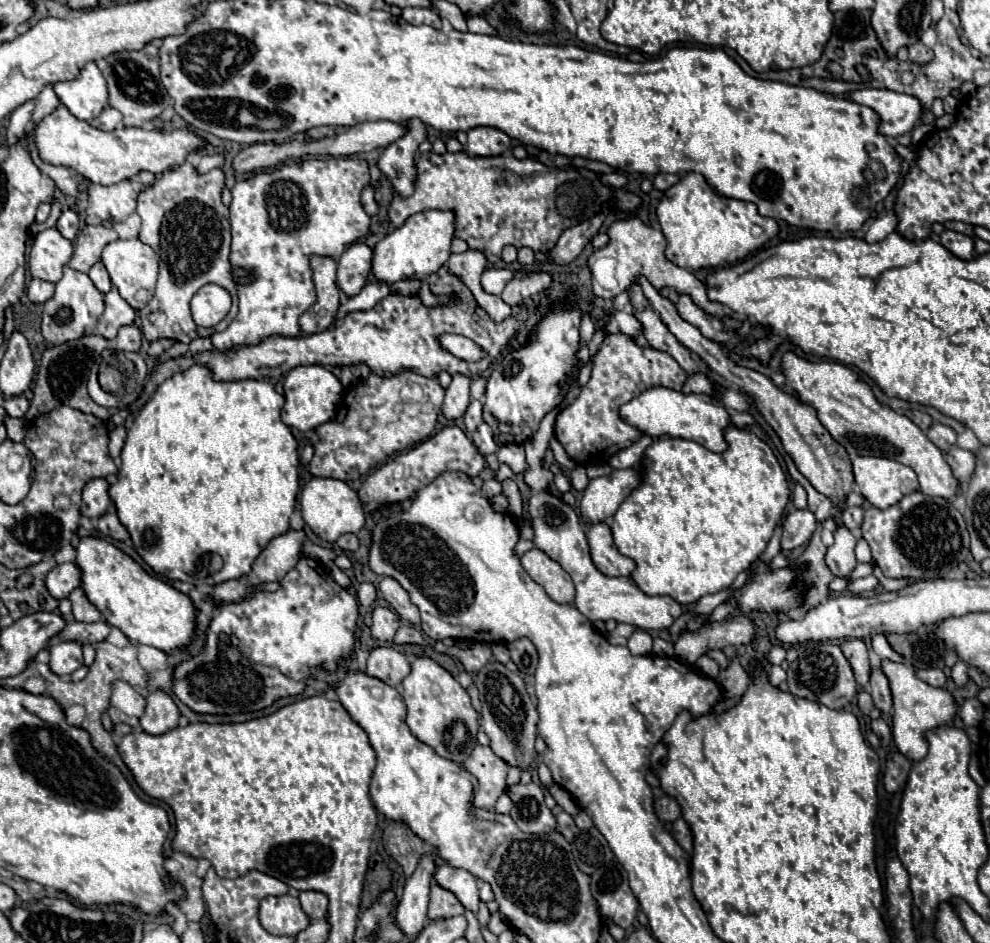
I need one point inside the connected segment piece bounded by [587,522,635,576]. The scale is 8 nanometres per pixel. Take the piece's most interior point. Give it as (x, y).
(606, 557)

